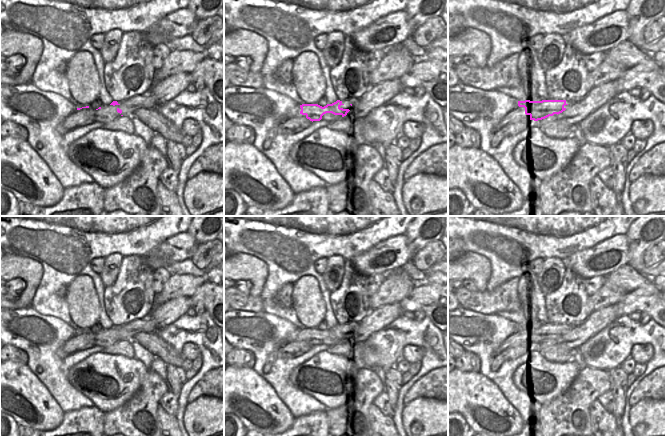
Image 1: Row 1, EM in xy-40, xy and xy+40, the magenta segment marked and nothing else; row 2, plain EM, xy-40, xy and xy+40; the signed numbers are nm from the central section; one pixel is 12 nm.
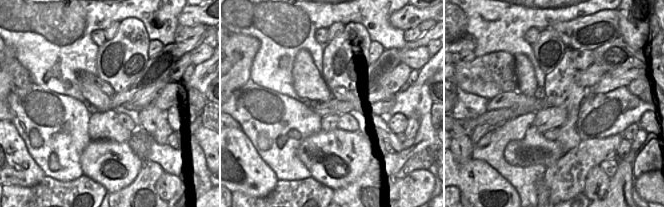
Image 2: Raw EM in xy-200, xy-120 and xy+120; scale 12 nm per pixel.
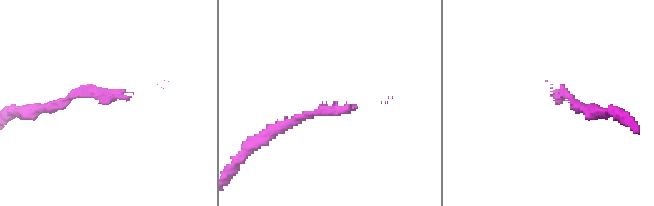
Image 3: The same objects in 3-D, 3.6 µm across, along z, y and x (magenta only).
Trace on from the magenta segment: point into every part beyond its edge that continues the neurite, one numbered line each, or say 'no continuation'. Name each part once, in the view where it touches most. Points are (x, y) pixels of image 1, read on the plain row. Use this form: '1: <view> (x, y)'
no continuation

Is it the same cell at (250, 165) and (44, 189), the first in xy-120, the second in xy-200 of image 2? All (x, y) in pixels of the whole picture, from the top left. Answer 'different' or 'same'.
different

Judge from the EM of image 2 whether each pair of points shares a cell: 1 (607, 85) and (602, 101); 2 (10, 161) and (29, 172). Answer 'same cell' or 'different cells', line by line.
1: different cells
2: same cell

